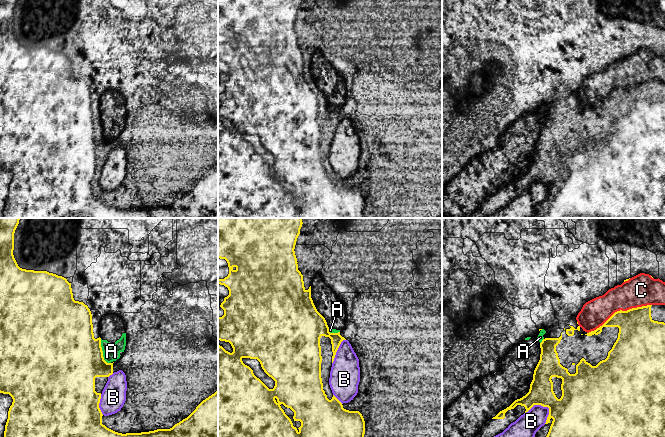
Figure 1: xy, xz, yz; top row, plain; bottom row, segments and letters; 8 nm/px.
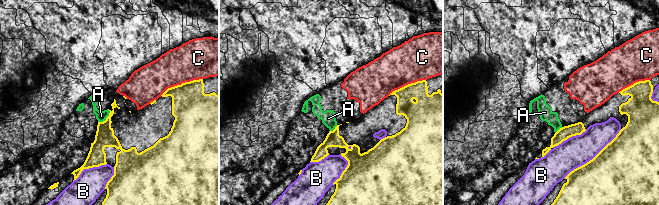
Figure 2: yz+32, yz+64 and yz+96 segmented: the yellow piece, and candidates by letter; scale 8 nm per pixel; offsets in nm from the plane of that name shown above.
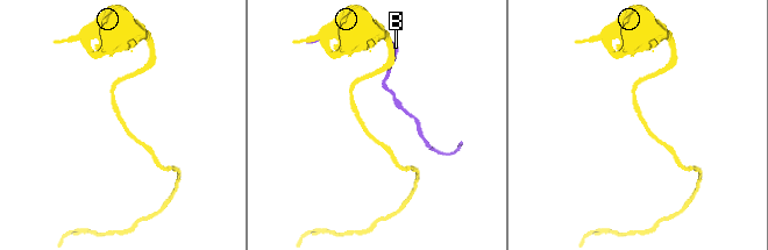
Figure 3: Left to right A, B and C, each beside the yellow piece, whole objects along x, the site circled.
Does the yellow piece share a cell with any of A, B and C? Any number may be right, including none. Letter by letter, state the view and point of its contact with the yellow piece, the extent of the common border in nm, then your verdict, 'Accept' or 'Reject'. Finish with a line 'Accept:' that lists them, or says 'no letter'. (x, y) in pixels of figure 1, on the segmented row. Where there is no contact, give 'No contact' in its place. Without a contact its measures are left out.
A: Touches yellow at xy (102, 352). Shared border 220 nm. Reject
B: Touches yellow at yz (537, 404). Shared border 200 nm. Reject
C: Touches yellow at yz (620, 310). Shared border 550 nm. Reject
Accept: no letter

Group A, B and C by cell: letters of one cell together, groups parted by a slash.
A C / B

